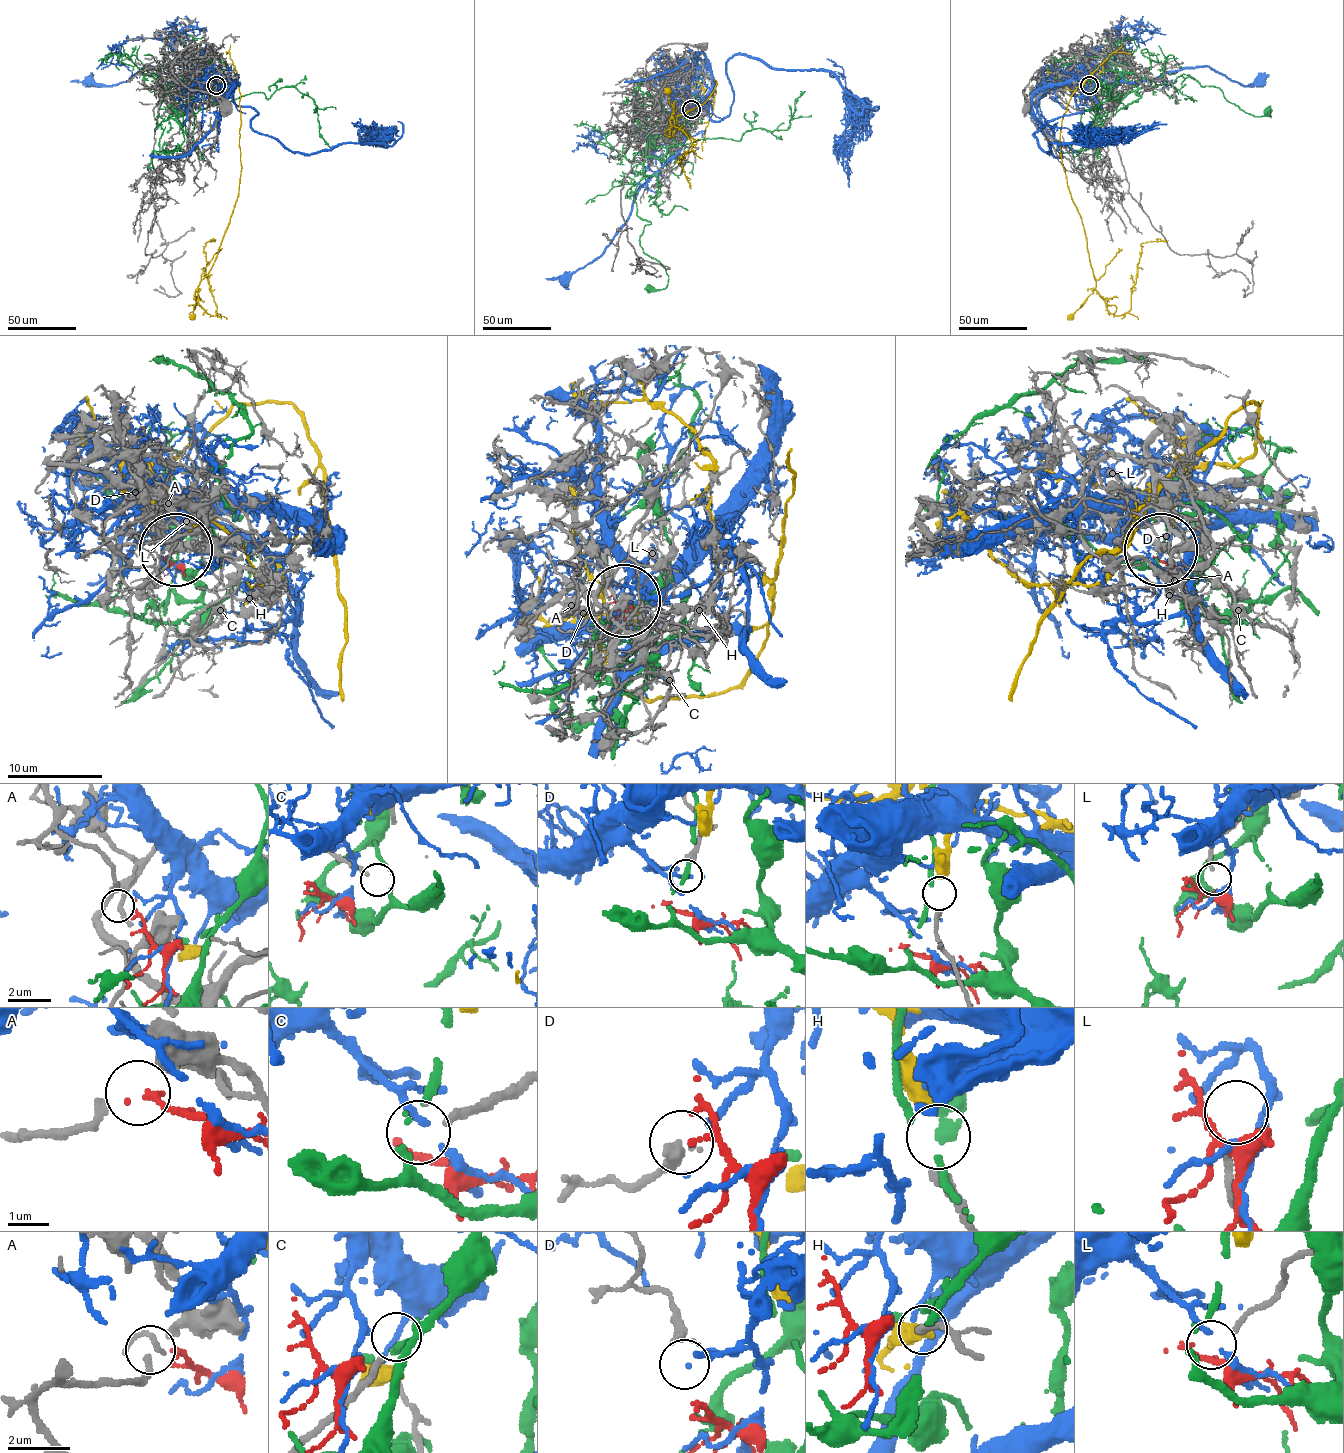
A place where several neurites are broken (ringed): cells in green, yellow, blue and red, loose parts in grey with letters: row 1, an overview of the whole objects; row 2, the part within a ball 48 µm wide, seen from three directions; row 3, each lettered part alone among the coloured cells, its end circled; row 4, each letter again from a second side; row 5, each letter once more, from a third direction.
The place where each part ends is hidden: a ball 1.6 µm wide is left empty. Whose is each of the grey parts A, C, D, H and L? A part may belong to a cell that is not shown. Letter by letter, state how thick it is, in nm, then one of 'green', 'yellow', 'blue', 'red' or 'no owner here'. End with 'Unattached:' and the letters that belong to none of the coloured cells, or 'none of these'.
A: 200 nm thick; red
C: 190 nm thick; no owner here
D: 160 nm thick; blue
H: 280 nm thick; yellow
L: 150 nm thick; no owner here
Unattached: C, L

